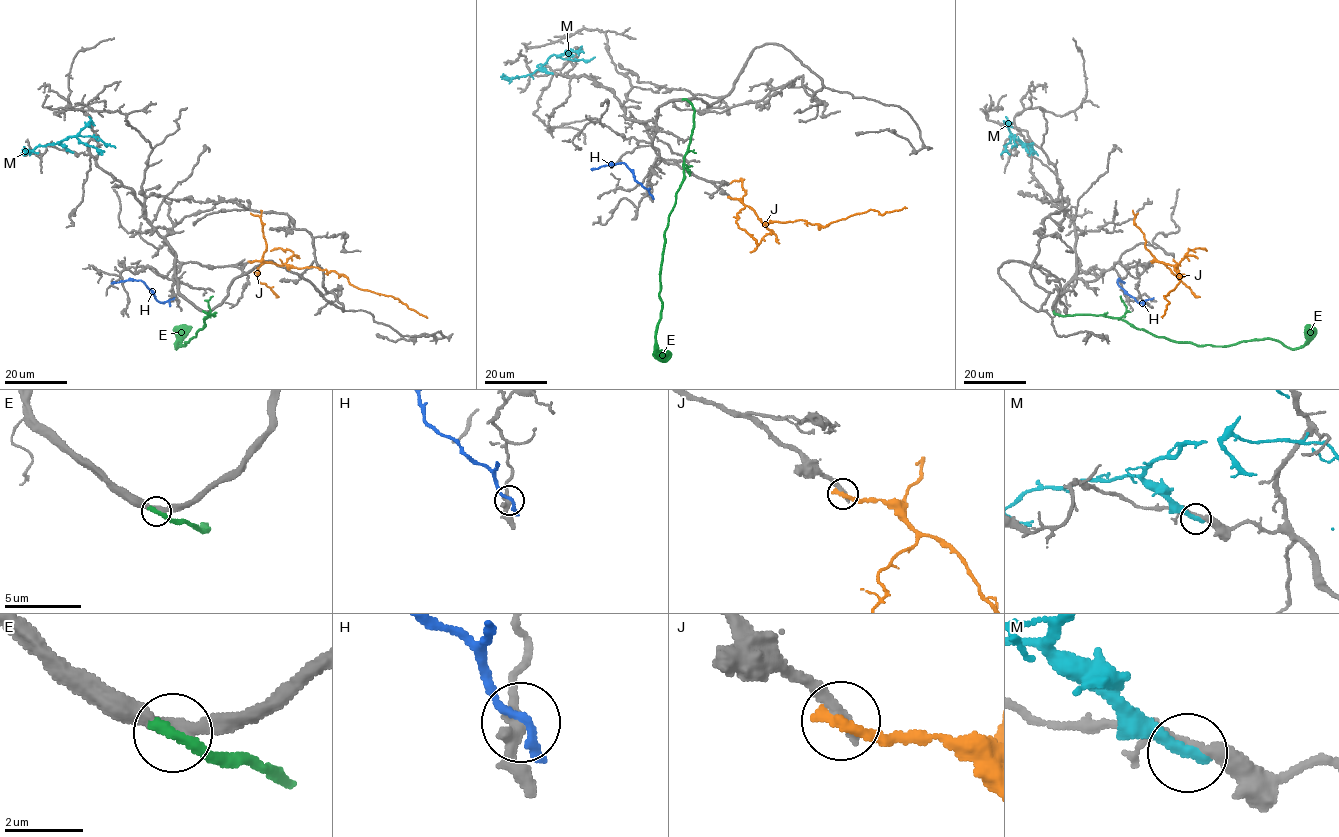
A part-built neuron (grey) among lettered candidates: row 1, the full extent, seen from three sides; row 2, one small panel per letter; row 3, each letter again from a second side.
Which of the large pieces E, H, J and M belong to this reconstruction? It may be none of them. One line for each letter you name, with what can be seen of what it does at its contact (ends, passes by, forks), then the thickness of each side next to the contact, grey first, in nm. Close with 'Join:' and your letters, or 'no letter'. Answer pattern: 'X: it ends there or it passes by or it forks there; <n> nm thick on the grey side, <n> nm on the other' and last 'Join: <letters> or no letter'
E: it ends there; 400 nm thick on the grey side, 340 nm on the other
Join: E

